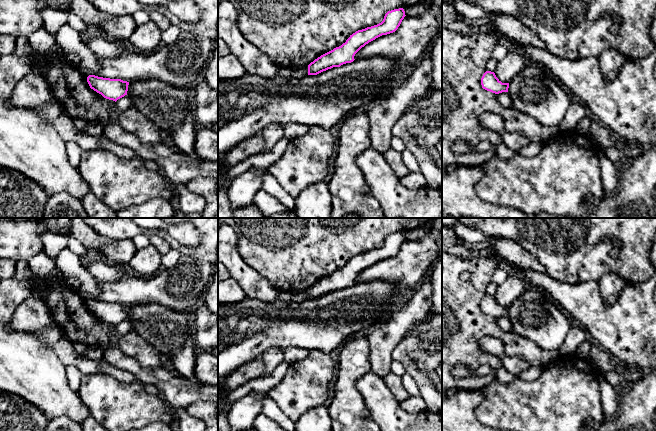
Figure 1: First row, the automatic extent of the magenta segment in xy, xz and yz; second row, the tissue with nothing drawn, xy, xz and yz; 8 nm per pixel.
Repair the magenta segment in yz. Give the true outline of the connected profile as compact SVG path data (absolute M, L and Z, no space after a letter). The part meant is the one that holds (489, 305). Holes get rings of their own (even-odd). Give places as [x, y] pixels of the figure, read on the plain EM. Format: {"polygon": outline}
{"polygon": "M486 295L481 302L482 312L495 318L508 316L509 307L502 307L494 296Z"}

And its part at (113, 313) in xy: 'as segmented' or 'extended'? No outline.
as segmented

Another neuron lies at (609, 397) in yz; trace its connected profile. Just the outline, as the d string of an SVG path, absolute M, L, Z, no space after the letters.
M598 375L599 390L605 418L615 417L618 410L619 398L613 387L603 375Z

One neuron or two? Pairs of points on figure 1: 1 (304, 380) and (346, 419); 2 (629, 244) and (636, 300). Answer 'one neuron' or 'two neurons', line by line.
1: two neurons
2: two neurons

